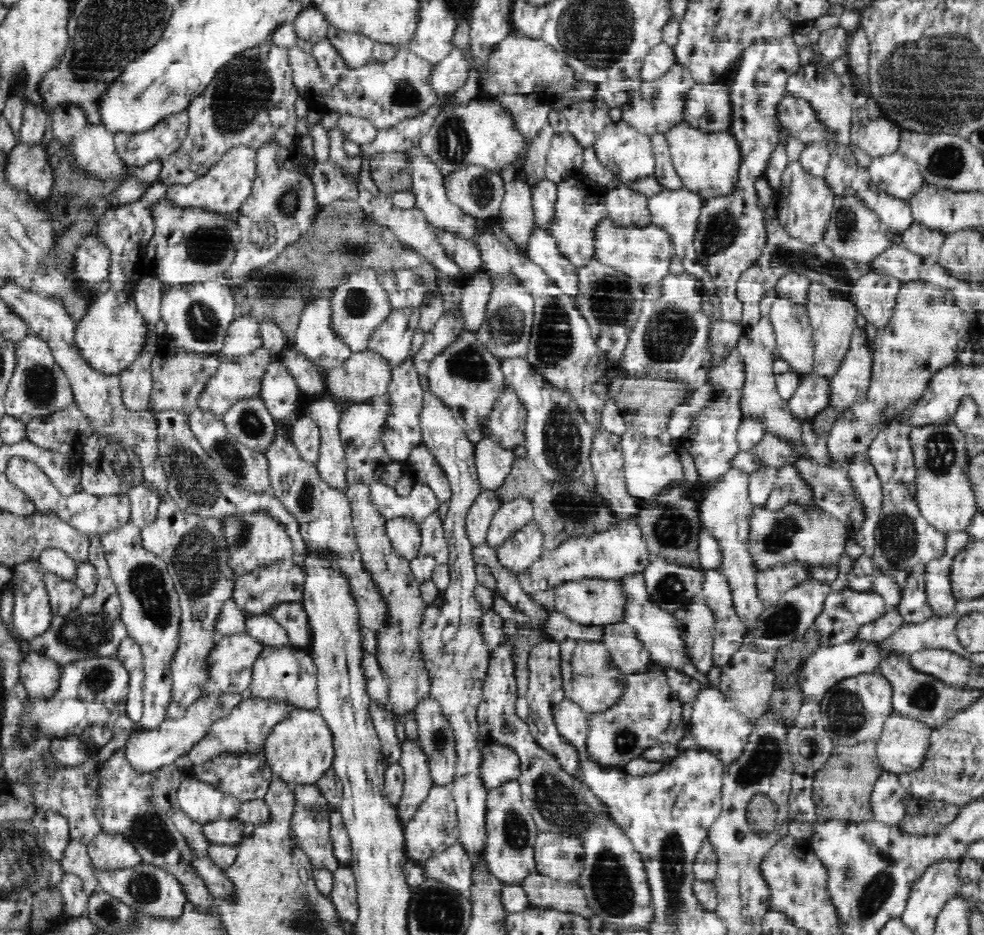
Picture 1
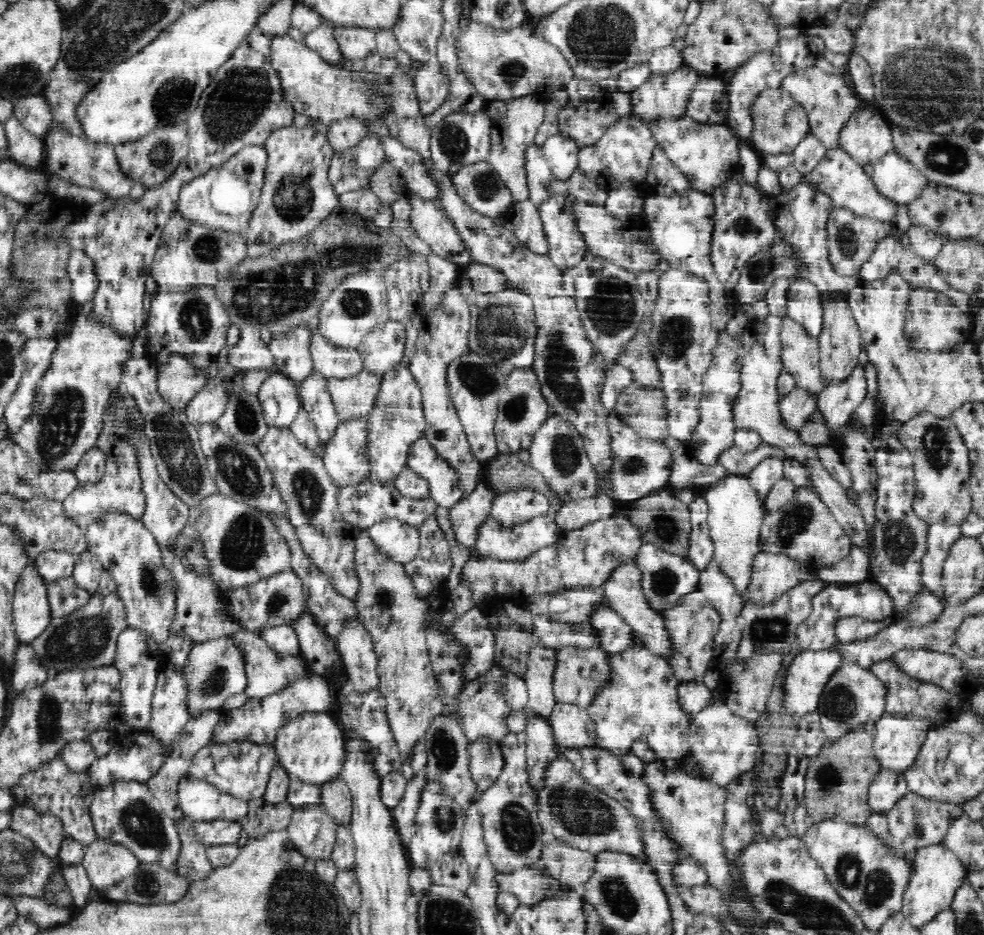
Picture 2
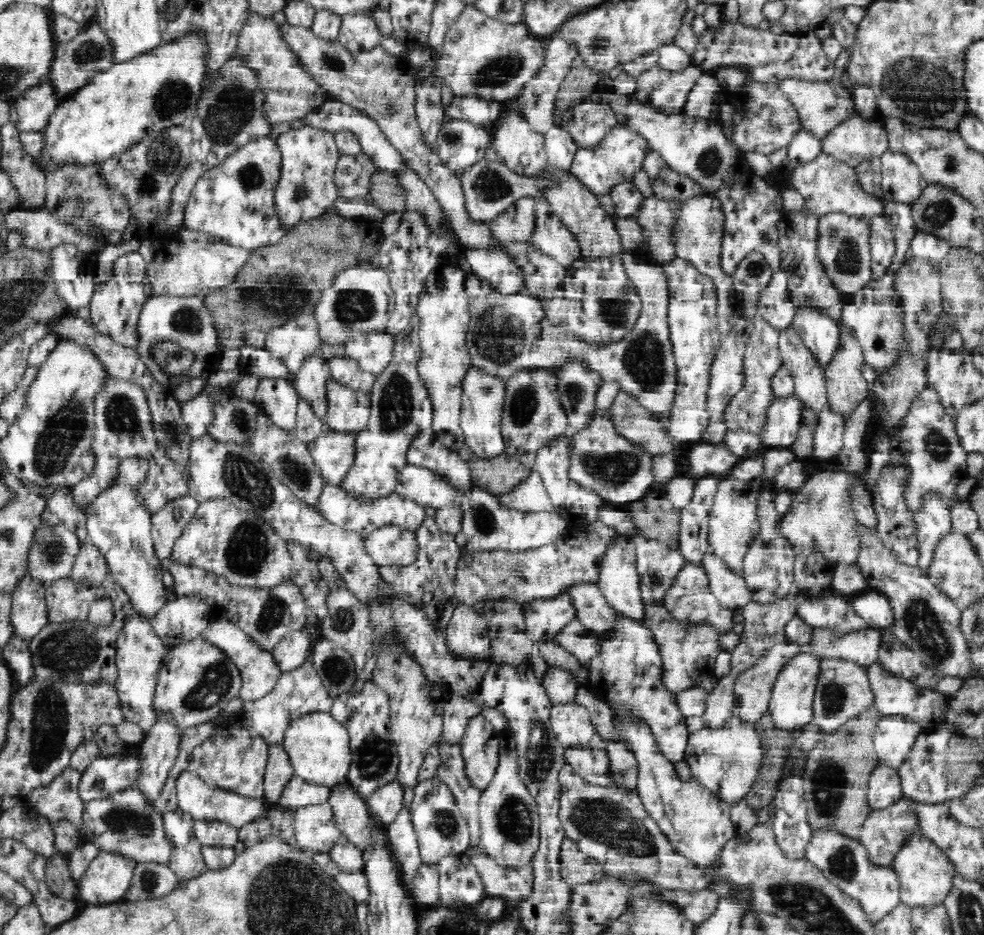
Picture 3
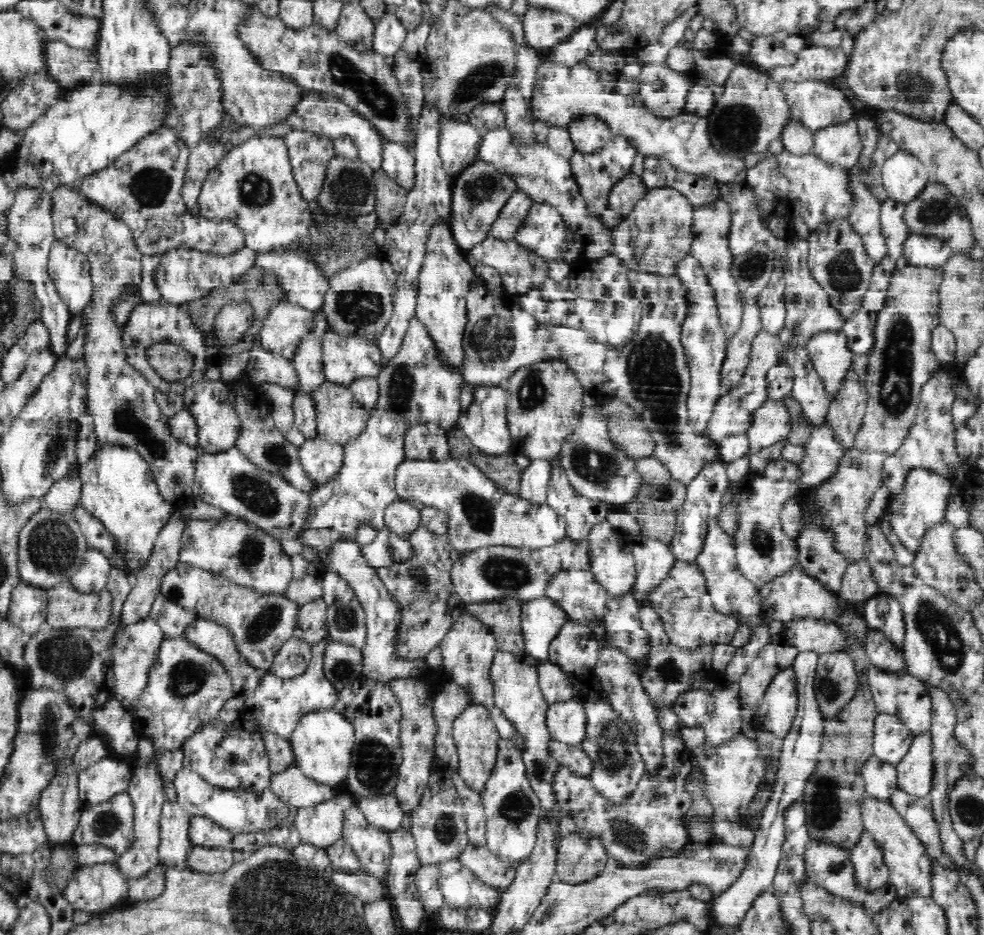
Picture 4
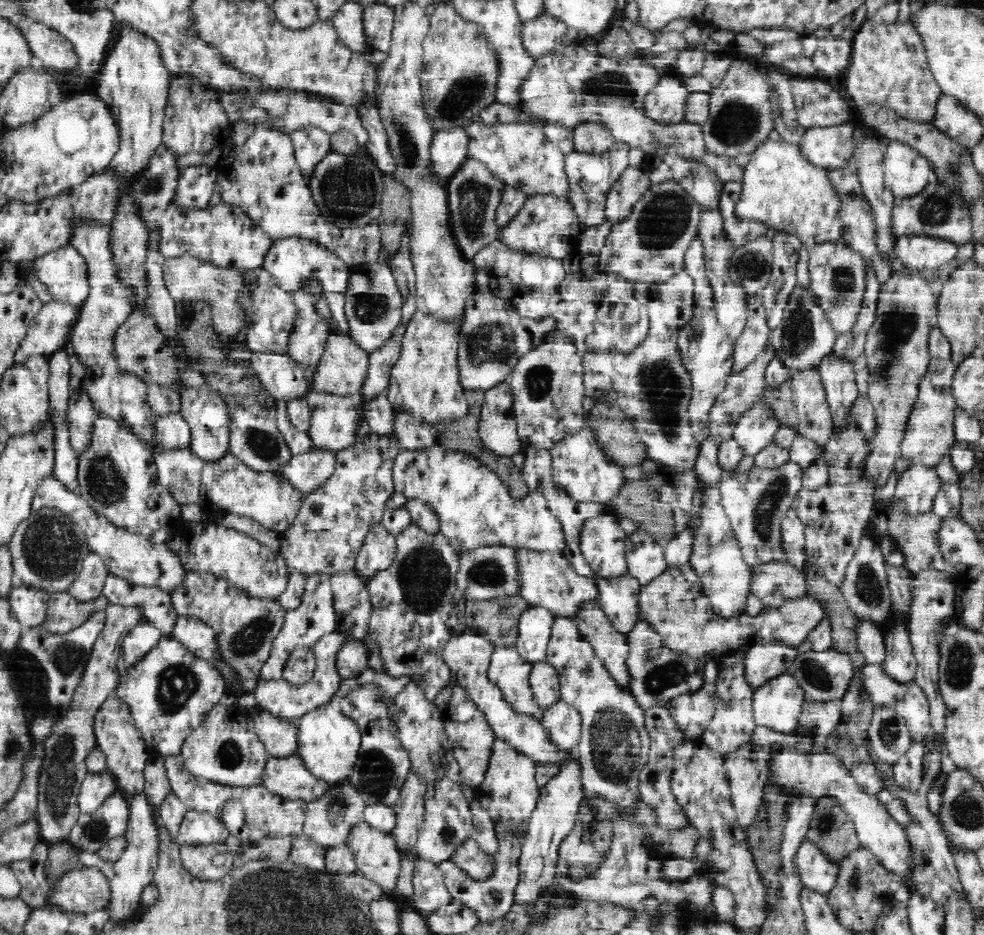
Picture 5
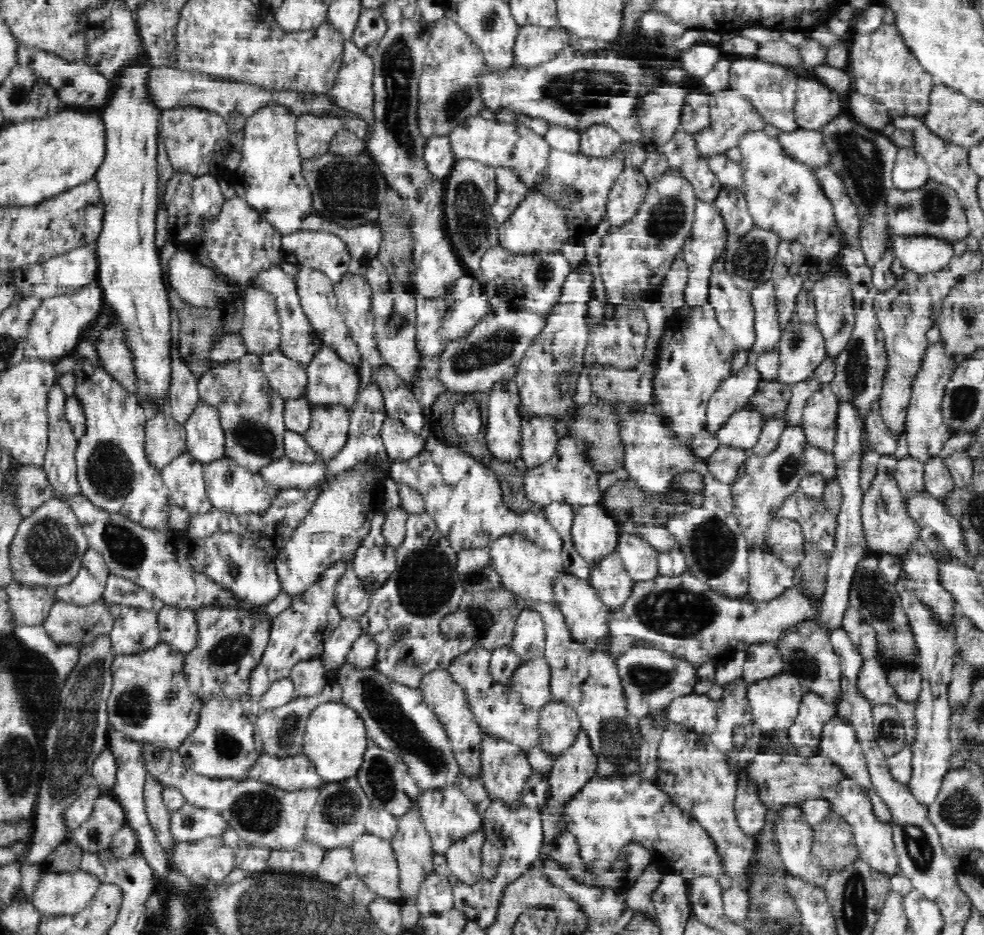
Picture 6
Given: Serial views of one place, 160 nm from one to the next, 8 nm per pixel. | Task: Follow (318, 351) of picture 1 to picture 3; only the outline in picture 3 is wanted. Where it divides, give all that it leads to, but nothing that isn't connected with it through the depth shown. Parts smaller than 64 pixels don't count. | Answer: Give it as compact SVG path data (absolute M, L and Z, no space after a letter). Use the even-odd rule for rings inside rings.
M336 358L327 361L327 368L336 381L354 392L371 394L375 383L375 375L360 370L355 360Z

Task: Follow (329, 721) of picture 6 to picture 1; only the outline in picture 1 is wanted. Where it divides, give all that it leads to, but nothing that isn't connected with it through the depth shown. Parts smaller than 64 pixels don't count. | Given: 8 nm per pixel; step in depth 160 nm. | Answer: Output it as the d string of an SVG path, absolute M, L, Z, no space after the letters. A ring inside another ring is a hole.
M296 709L287 719L276 724L264 746L266 760L273 774L295 785L316 785L332 768L335 748L334 737L326 719L317 709Z

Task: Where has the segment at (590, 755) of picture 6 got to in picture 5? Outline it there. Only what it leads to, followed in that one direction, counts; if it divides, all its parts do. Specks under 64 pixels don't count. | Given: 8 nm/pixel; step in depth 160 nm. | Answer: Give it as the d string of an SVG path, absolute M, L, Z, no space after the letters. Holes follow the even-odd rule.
M577 755L557 761L557 773L548 782L539 787L536 808L528 820L529 830L526 842L522 846L522 856L518 862L520 880L514 894L515 909L528 901L533 901L539 890L555 884L557 858L560 843L577 823L578 808L585 796L582 780L582 765Z

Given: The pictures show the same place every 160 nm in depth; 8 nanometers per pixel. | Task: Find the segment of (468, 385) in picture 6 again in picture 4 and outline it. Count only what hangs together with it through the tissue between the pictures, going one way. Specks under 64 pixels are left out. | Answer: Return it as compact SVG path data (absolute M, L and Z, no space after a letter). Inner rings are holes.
M629 270L628 278L634 296L640 299L643 305L643 314L635 339L619 348L590 340L588 333L582 329L544 323L540 325L533 316L522 310L518 301L519 295L506 292L497 297L490 294L481 282L475 281L471 285L470 292L465 296L467 323L463 333L461 373L468 385L502 387L512 373L520 367L526 367L544 359L562 359L576 373L586 393L591 394L598 401L619 397L622 402L626 402L632 410L640 414L655 444L652 457L667 468L672 479L680 480L687 485L707 462L718 459L719 456L717 442L712 441L706 434L697 435L690 424L688 414L688 394L690 394L692 379L690 379L690 367L681 343L682 324L687 320L688 308L692 305L688 301L688 285L676 275L654 276Z

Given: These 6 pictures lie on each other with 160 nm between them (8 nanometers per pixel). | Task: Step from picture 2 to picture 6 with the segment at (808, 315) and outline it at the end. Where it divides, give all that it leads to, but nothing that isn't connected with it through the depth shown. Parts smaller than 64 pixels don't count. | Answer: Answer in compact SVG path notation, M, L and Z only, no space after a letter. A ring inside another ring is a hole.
M838 402L839 416L836 424L836 448L833 455L837 466L837 481L841 486L842 504L837 516L836 536L834 536L834 548L827 559L827 576L823 594L822 618L818 620L821 630L838 628L844 613L848 609L850 600L850 584L854 580L858 564L869 558L872 554L864 537L861 524L861 502L864 496L860 484L861 448L860 439L863 436L863 424L857 417L855 408L849 402Z

